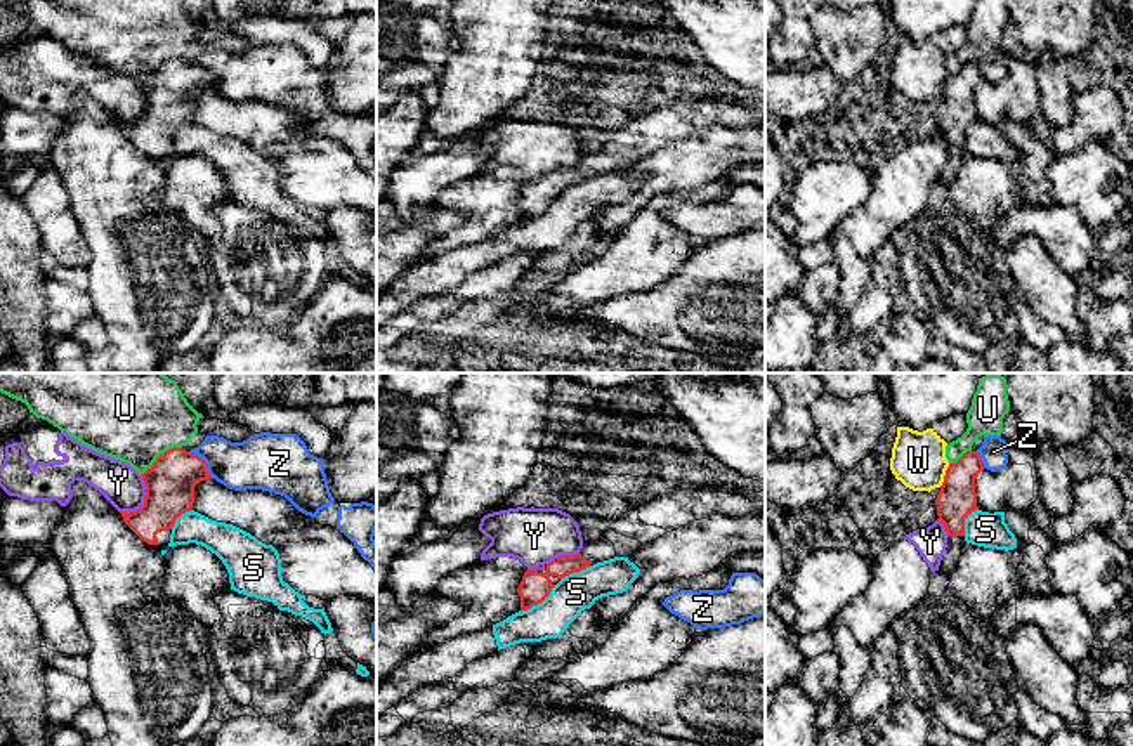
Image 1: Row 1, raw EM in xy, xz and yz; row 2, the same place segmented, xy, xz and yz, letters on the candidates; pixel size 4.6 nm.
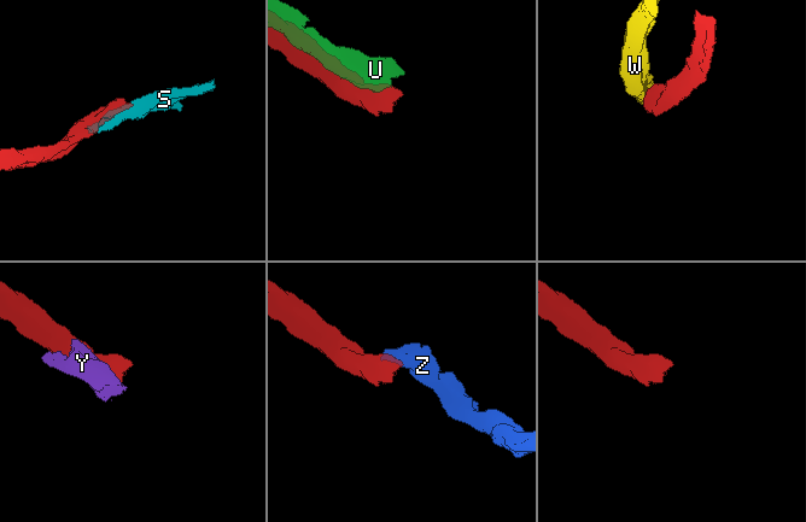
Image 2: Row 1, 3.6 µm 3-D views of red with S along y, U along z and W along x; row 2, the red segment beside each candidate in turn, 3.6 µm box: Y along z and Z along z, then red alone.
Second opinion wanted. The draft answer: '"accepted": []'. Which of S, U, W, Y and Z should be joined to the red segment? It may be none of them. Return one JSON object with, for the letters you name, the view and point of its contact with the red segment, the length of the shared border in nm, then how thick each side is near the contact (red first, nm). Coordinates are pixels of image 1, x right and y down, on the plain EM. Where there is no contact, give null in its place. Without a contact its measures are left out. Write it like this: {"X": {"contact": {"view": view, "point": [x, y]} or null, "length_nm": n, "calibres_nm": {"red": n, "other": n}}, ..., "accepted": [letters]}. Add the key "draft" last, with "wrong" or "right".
{"accepted": [], "draft": "right"}

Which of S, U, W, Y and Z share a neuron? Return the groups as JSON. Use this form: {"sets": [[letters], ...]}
{"sets": [["S"], ["U", "Z"], ["W"], ["Y"]]}

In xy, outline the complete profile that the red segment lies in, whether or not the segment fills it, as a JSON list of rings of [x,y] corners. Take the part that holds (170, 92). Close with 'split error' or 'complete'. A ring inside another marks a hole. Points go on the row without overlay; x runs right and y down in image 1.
[[[182,59],[165,62],[141,87],[146,95],[144,116],[135,123],[120,125],[142,153],[160,165],[168,165],[175,132],[193,121],[194,97],[213,88],[203,69]]]; split error

